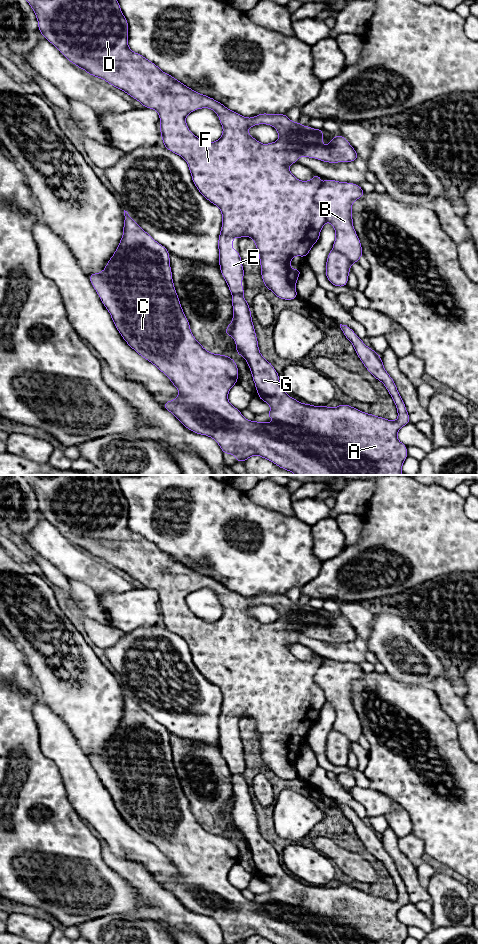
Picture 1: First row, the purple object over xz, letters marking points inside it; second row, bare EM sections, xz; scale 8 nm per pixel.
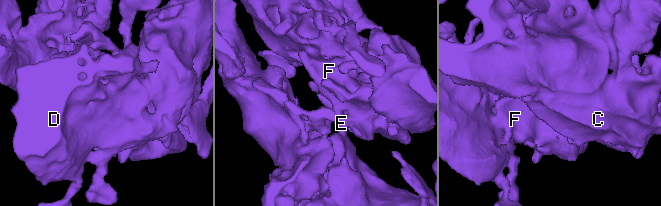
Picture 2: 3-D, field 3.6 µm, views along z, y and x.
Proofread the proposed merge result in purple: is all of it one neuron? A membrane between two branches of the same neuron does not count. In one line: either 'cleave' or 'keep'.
keep

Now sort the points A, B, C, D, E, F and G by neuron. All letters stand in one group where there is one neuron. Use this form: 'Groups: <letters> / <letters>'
Groups: A B C D E F G

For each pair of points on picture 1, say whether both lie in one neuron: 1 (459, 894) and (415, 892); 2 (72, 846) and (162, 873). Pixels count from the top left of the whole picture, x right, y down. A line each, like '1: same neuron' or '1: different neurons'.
1: different neurons
2: different neurons

